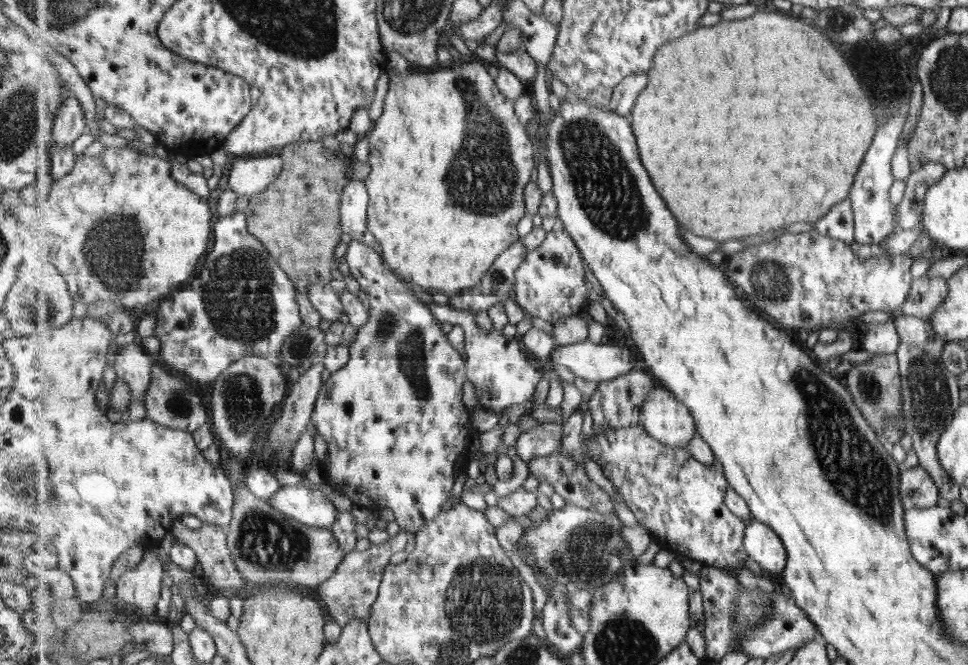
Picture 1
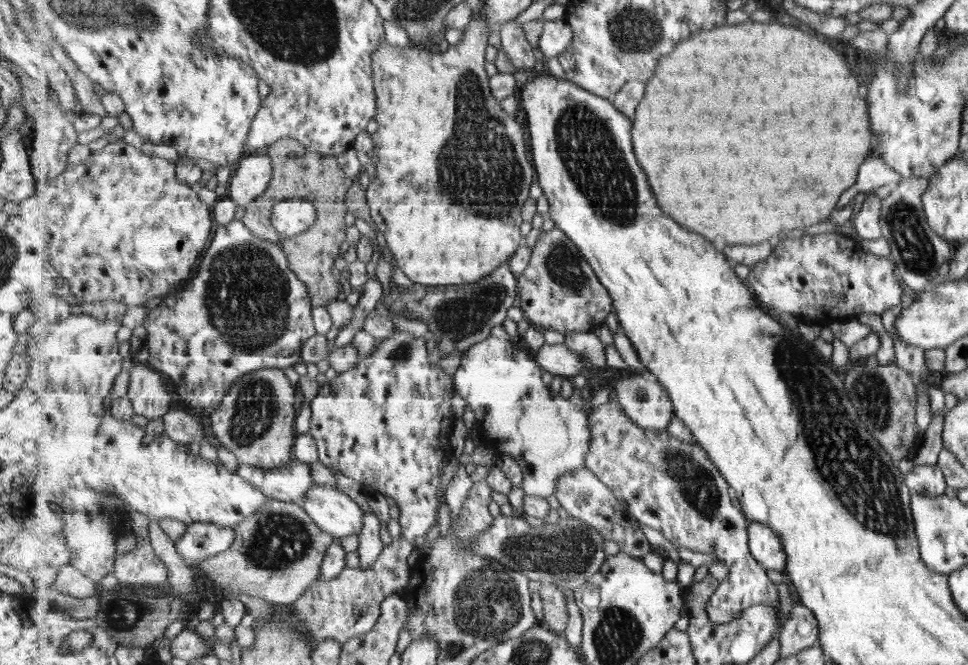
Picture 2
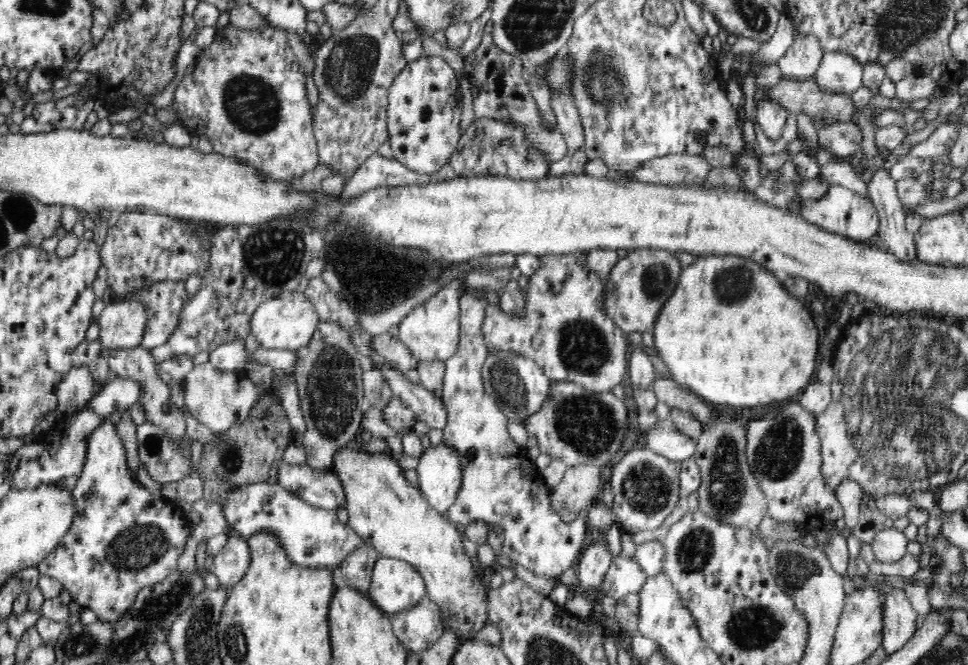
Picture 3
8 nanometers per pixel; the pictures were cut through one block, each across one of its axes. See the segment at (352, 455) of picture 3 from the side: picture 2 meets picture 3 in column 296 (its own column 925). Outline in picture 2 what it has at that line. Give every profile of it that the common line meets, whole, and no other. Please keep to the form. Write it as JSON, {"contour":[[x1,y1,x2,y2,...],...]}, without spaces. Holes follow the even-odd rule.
{"contour":[[936,464,915,465,904,476,905,484,909,492,918,495,937,497,939,494,948,492,944,476]]}

